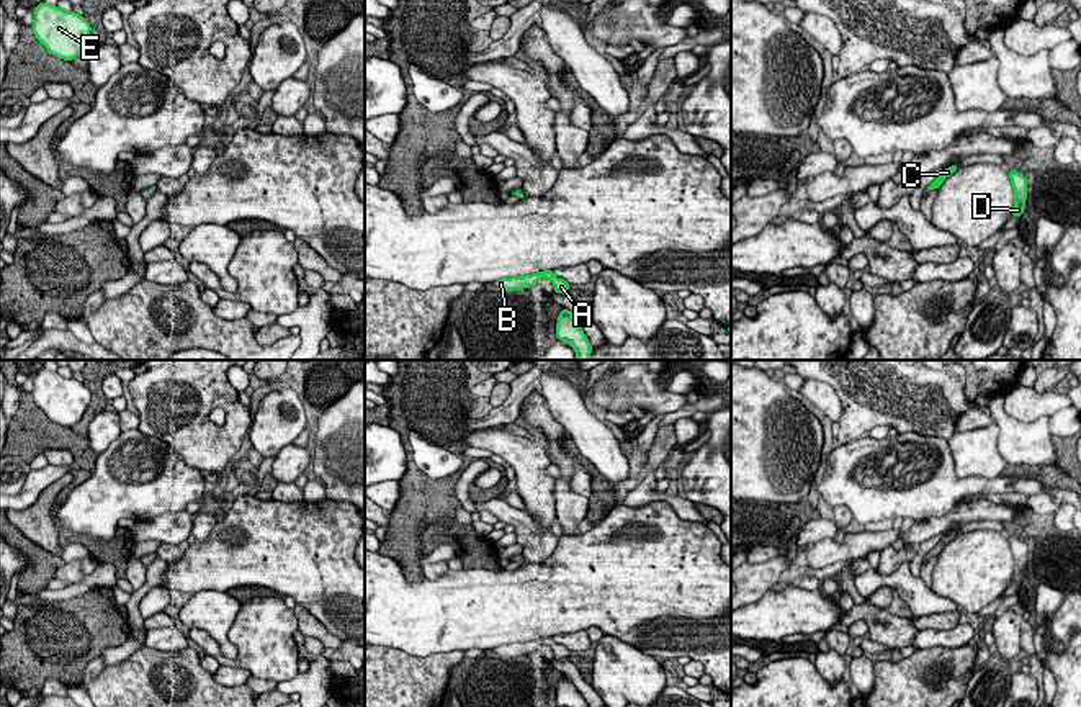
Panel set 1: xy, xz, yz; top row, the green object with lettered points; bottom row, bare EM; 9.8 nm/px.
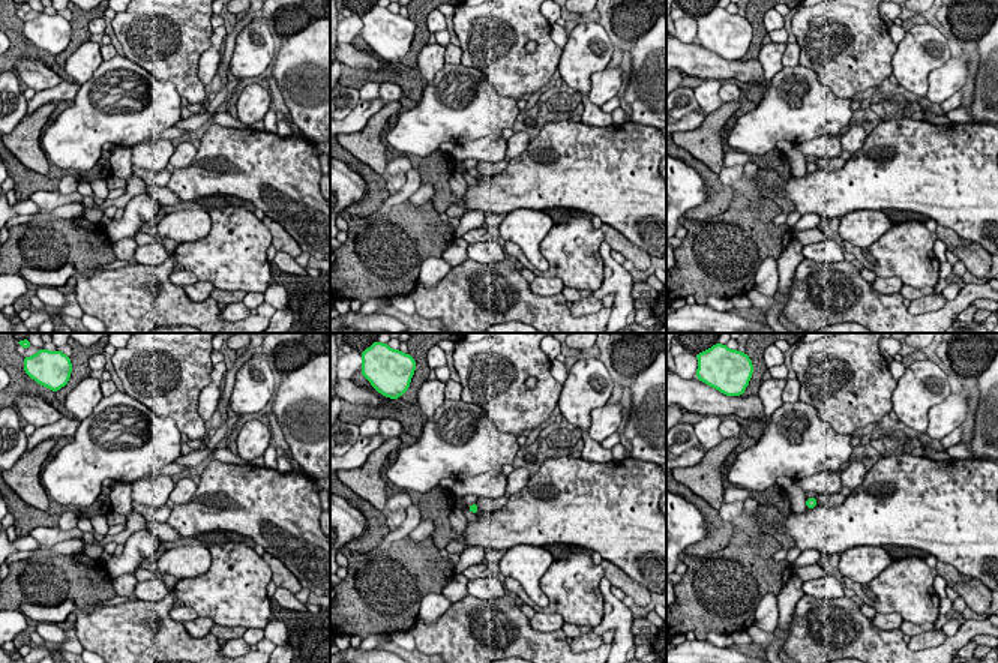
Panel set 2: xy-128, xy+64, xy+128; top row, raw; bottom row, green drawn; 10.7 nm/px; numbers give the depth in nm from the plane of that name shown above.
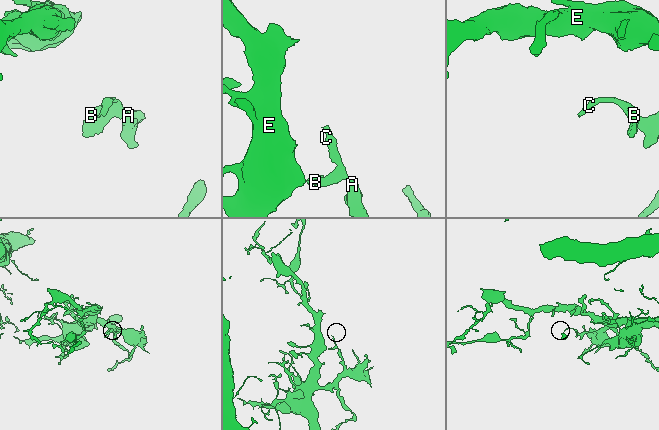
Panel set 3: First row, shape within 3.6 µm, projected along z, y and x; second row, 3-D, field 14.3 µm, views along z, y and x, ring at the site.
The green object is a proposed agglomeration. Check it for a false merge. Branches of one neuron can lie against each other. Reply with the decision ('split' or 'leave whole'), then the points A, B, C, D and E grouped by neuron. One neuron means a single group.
leave whole; A B C D E

